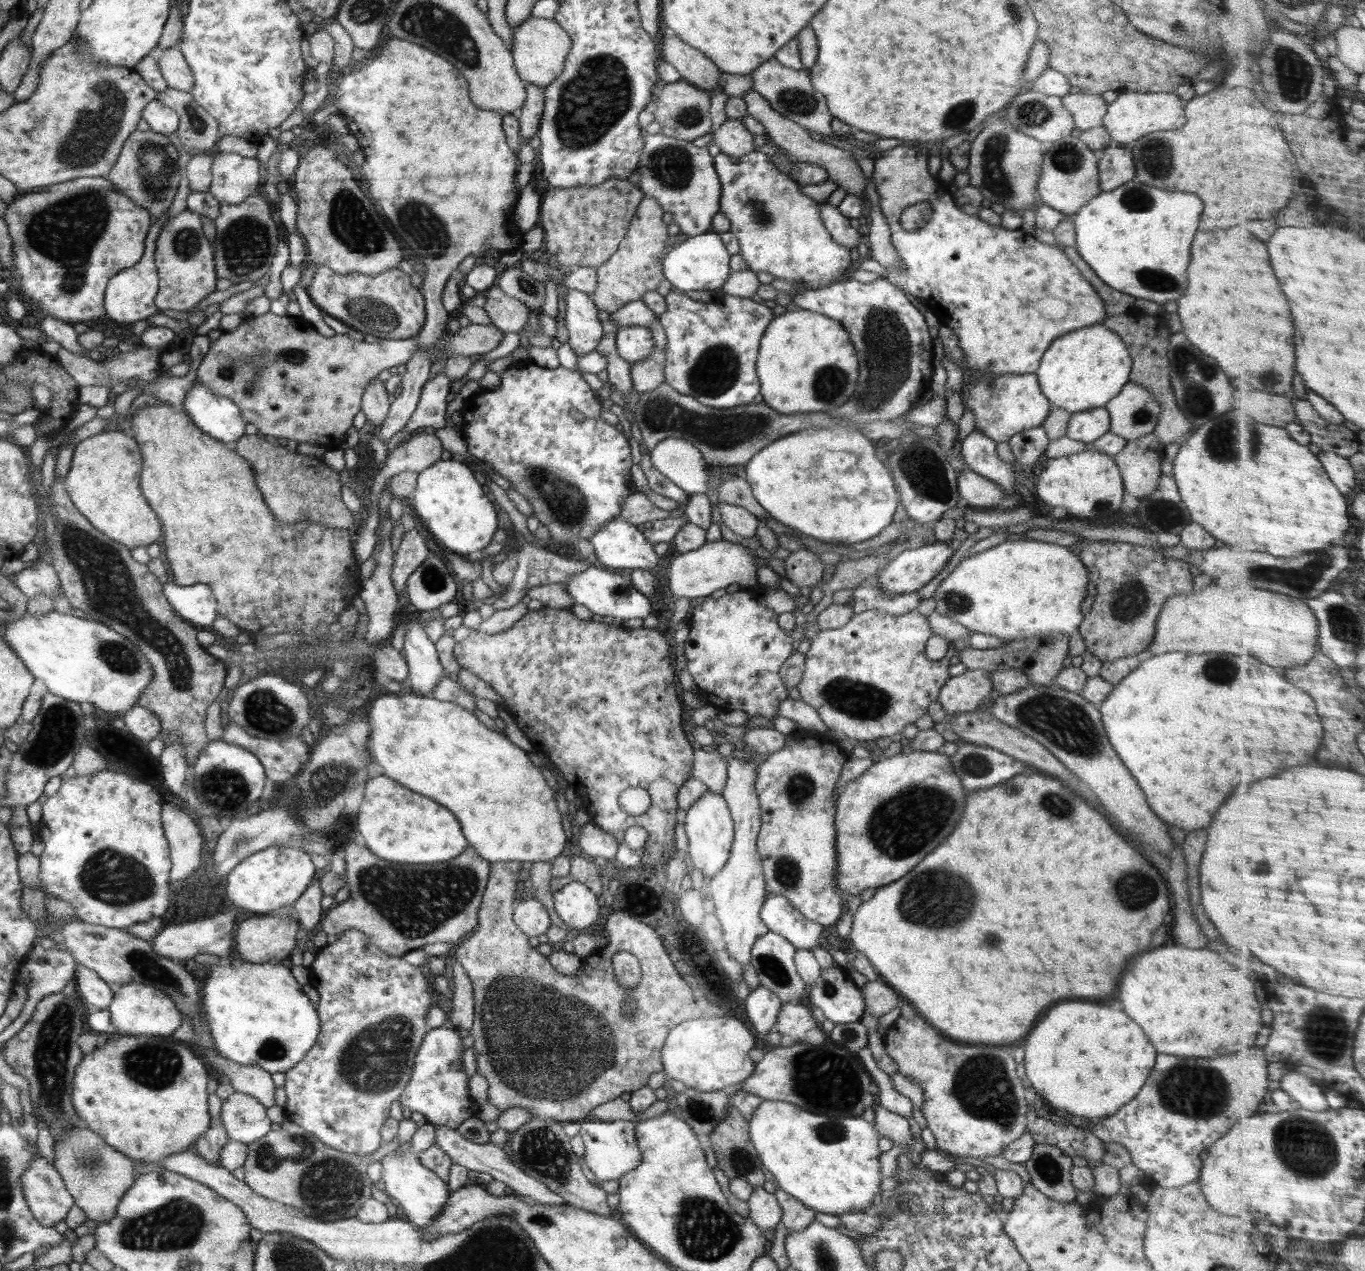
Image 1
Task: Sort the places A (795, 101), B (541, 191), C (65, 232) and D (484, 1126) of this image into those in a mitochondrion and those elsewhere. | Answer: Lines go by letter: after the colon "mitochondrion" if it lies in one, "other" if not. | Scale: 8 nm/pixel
A: mitochondrion
B: other
C: mitochondrion
D: other

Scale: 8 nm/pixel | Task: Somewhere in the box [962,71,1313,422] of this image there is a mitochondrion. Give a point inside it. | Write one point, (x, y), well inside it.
(994, 179)

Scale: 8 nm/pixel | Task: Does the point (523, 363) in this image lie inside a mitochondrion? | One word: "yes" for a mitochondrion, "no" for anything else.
no

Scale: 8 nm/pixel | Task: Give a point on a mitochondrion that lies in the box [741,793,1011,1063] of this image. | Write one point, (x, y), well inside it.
(935, 899)

